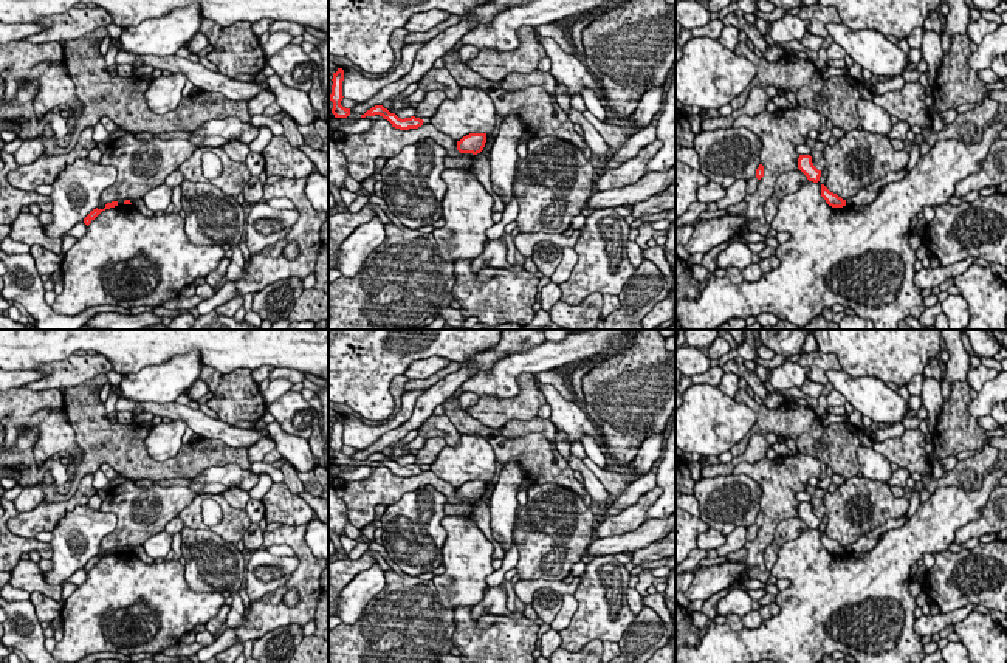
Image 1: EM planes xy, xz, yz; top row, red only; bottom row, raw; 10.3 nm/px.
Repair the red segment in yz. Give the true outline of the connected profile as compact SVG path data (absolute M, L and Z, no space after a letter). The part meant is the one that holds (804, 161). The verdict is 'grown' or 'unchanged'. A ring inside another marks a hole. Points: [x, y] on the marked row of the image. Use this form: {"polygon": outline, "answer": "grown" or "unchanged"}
{"polygon": "M799 155L798 169L807 177L809 181L820 181L821 170L813 166L810 155Z", "answer": "unchanged"}

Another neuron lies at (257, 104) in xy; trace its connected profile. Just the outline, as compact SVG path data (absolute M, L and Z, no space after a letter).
M260 91L248 104L249 116L263 115L263 110L276 102L276 96L271 91Z

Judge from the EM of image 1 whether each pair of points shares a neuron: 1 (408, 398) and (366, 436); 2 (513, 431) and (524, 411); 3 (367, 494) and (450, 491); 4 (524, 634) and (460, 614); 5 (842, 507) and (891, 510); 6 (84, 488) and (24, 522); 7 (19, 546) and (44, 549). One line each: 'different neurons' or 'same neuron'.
1: same neuron
2: different neurons
3: same neuron
4: same neuron
5: same neuron
6: same neuron
7: same neuron

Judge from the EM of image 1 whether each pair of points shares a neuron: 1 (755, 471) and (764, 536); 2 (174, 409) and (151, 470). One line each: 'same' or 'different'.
1: same
2: different

